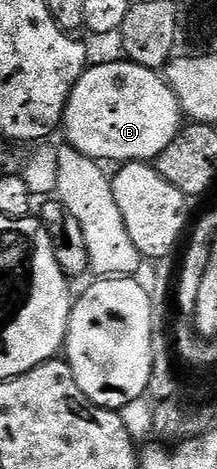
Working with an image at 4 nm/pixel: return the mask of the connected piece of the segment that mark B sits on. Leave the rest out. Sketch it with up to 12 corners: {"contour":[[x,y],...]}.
{"contour":[[92,63],[71,88],[66,143],[154,162],[183,128],[156,69]]}

